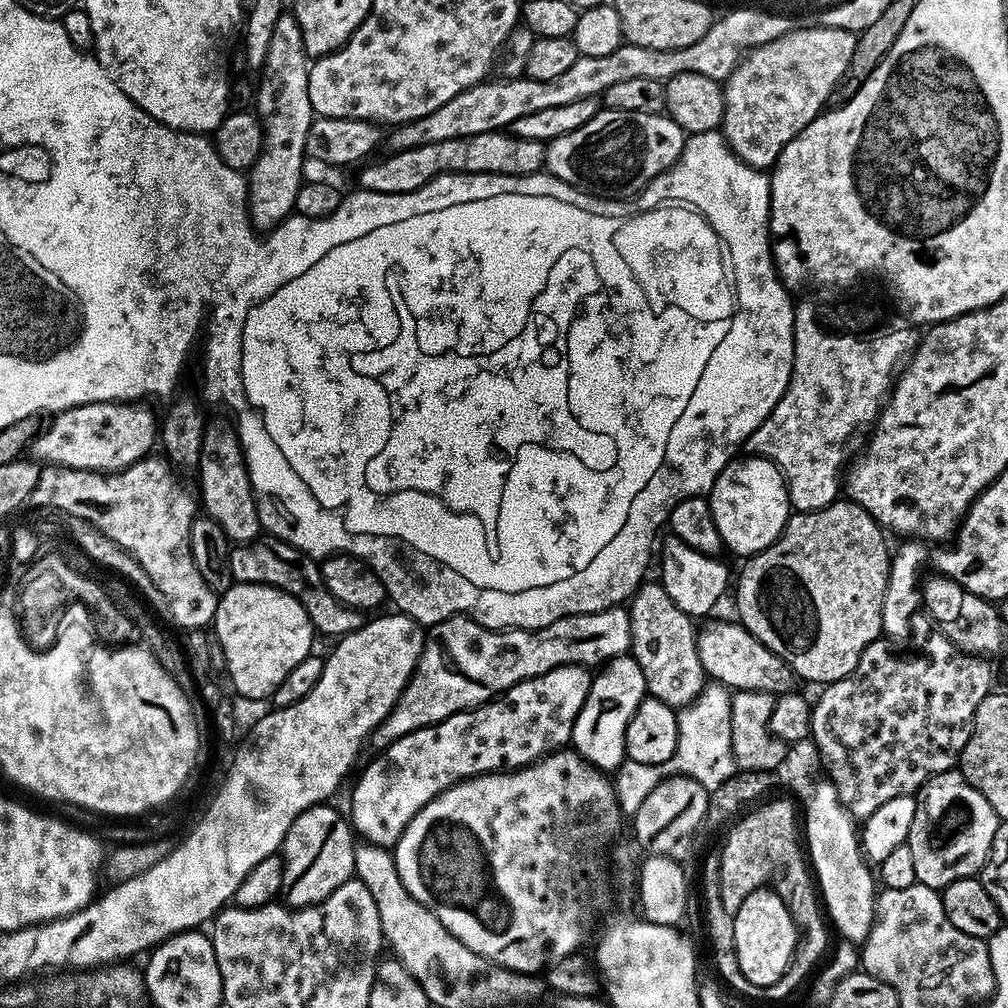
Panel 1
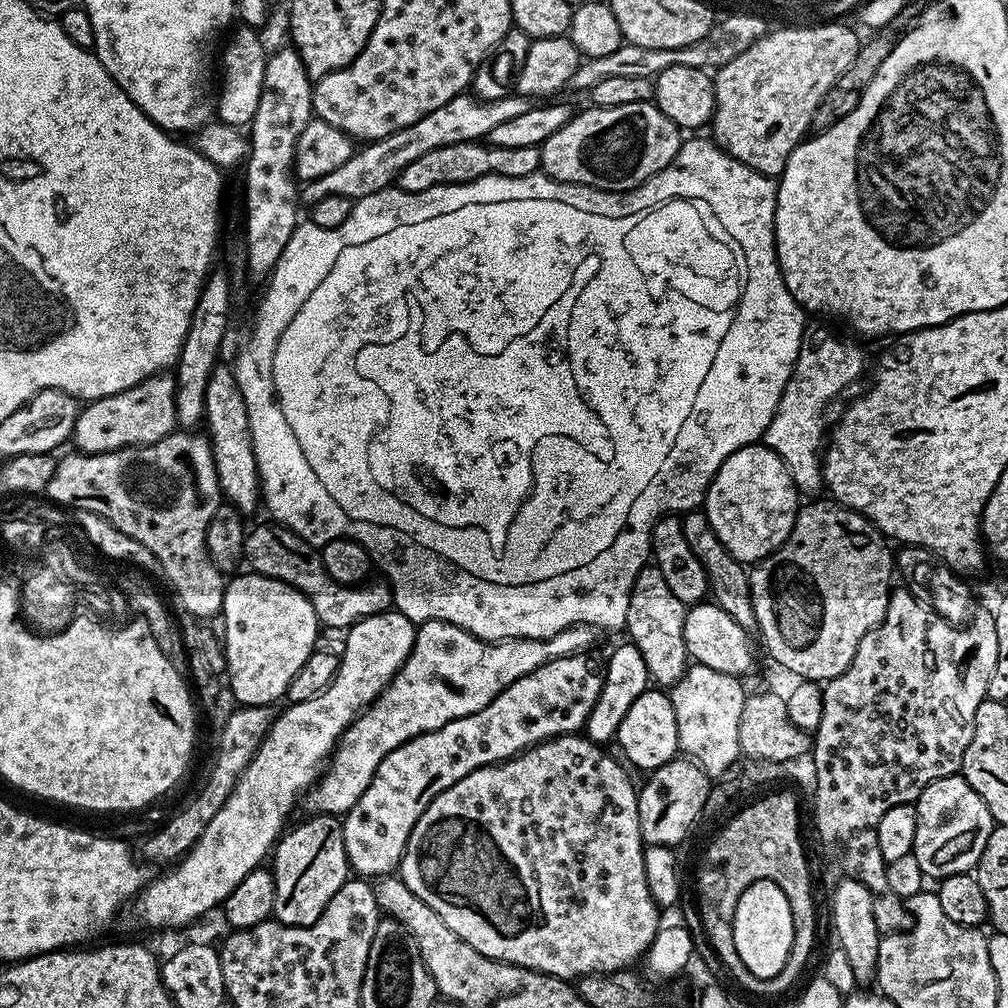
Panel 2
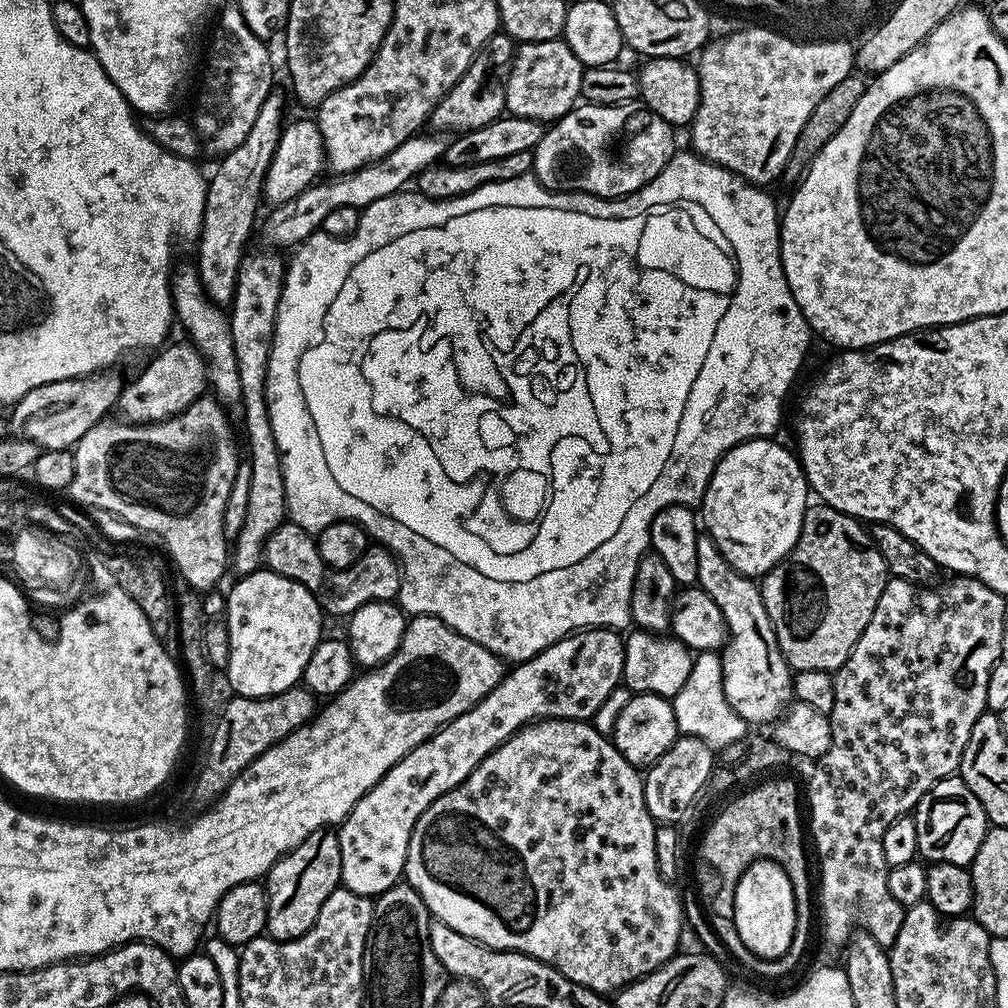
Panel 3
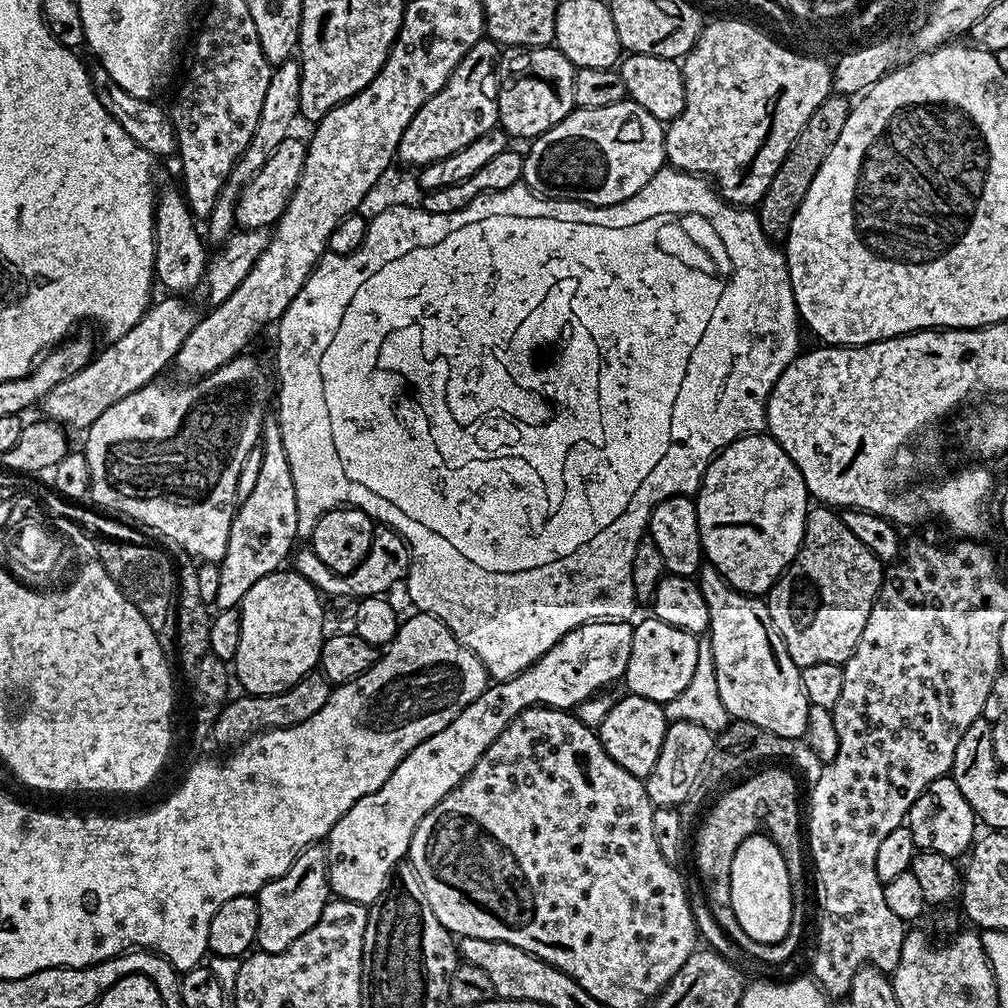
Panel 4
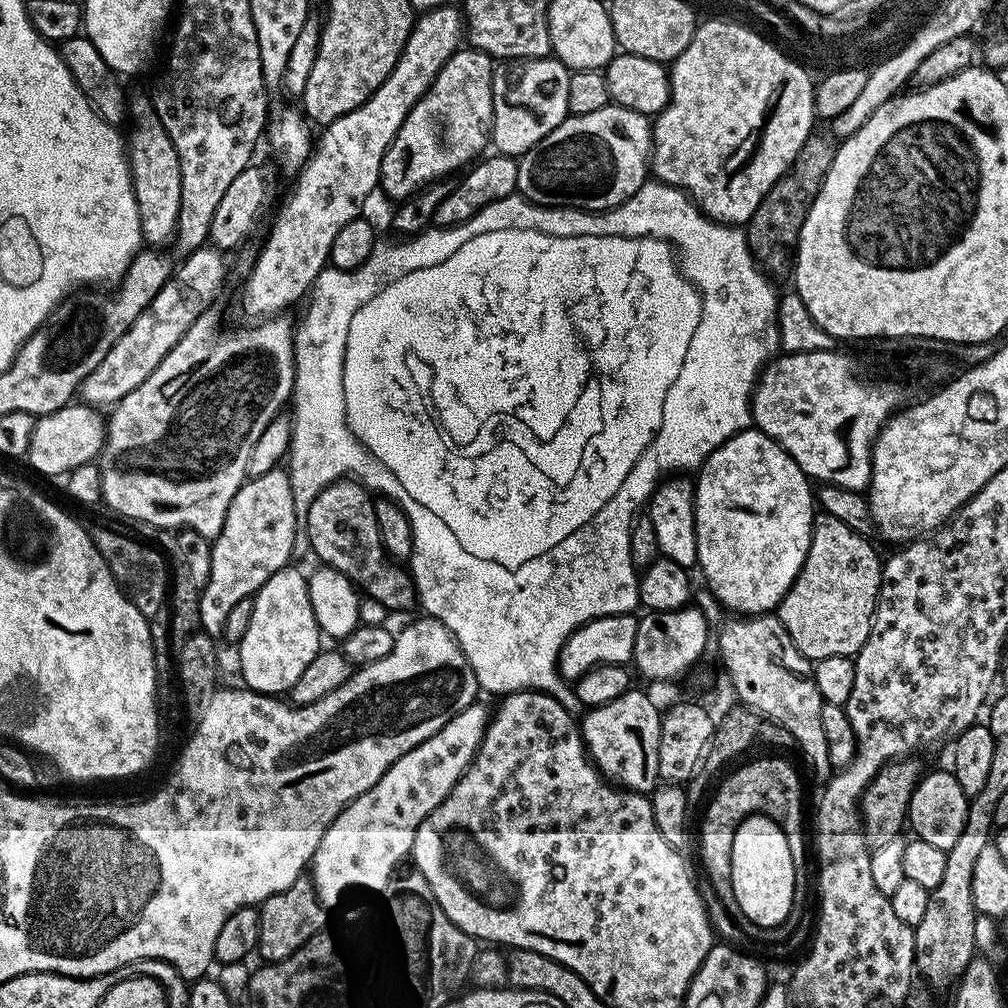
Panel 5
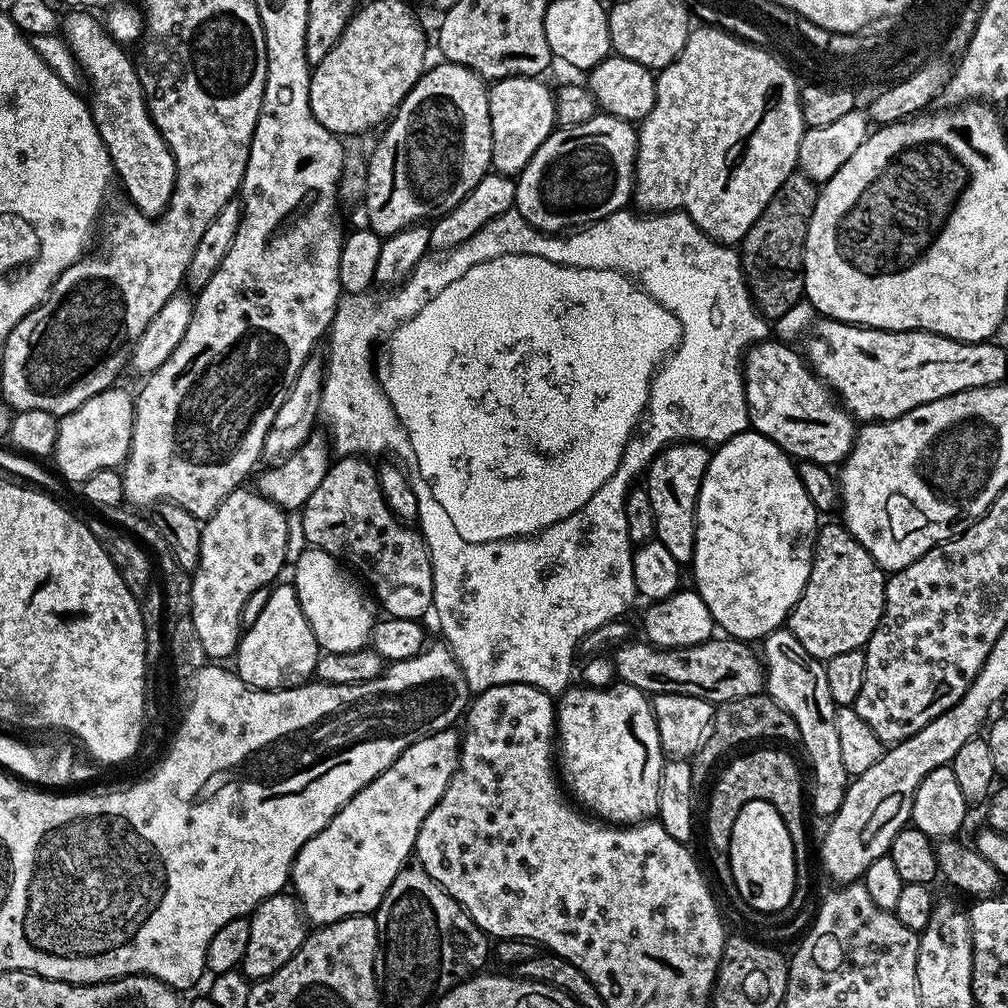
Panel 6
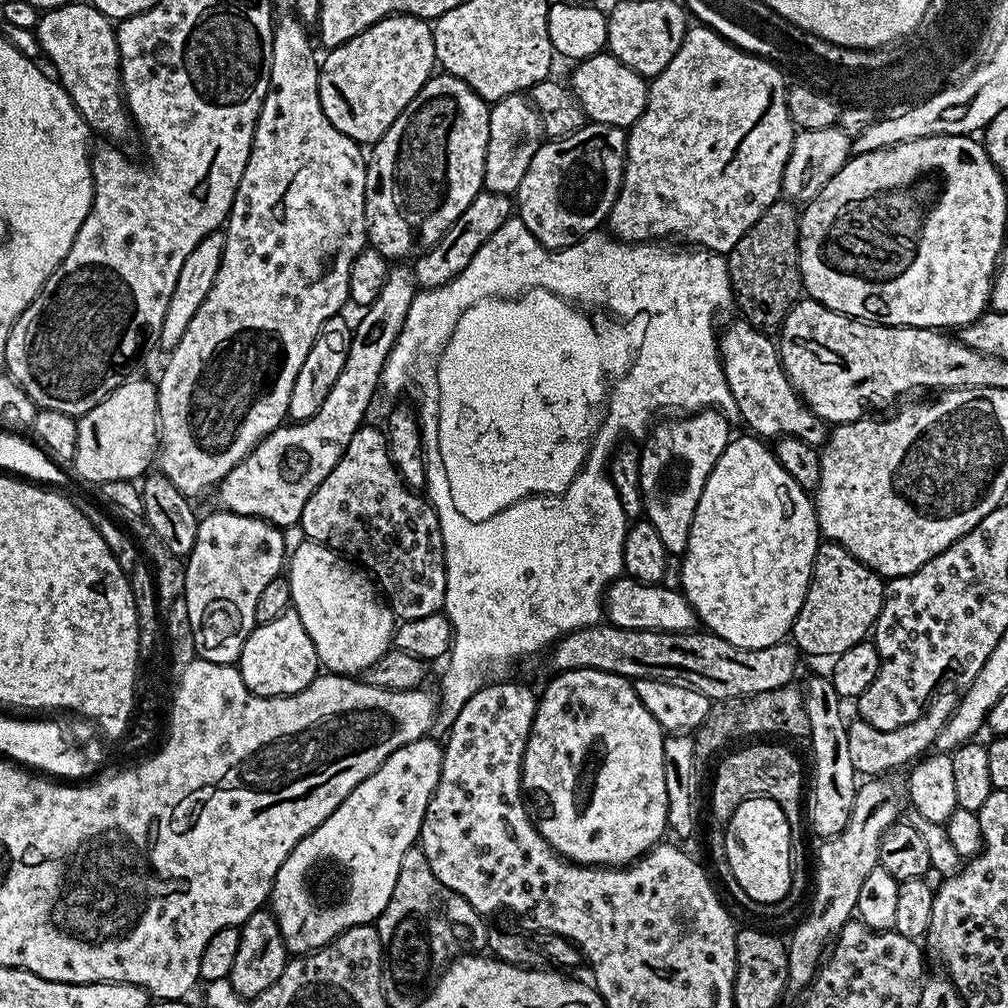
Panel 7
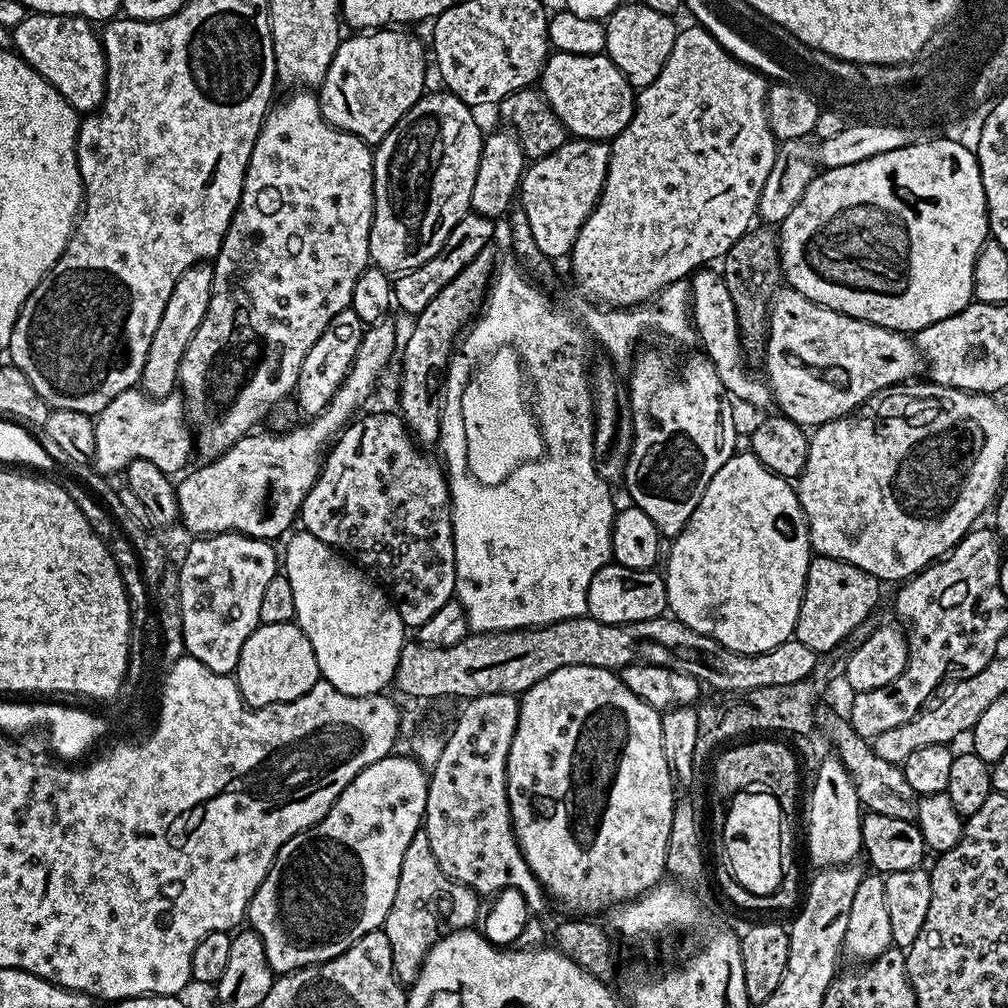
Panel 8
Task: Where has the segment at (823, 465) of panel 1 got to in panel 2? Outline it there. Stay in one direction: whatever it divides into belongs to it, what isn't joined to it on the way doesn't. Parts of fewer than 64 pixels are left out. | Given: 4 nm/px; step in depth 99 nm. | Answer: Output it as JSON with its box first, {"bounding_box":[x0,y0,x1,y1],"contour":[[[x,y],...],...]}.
{"bounding_box":[762,327,864,493],"contour":[[[805,327],[790,382],[786,382],[774,418],[762,437],[762,443],[786,462],[797,493],[821,491],[824,482],[822,449],[826,444],[824,411],[843,388],[850,387],[859,378],[863,368],[864,352],[858,345],[839,340],[831,327],[825,332],[811,332]]]}

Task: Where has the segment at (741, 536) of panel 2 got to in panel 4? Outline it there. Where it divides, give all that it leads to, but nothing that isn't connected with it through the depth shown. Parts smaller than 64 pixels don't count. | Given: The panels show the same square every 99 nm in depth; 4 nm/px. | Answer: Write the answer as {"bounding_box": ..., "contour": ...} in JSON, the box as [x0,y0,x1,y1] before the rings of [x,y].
{"bounding_box":[694,434,810,597],"contour":[[[767,434],[742,436],[732,444],[727,444],[708,463],[700,491],[694,499],[703,559],[714,565],[718,574],[722,574],[722,578],[726,578],[734,590],[745,592],[748,596],[763,597],[788,569],[804,537],[810,497],[798,466],[794,466],[786,450],[782,450],[774,437]]]}

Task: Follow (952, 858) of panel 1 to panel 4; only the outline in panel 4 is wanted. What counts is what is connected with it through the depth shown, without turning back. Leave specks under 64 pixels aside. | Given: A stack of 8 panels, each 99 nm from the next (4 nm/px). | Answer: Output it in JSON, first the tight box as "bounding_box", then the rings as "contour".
{"bounding_box":[906,775,978,858],"contour":[[[947,775],[939,776],[934,782],[930,782],[930,786],[916,799],[908,812],[906,826],[912,831],[917,849],[960,858],[974,843],[977,835],[976,820],[978,824],[978,813],[972,809],[962,790],[958,790],[951,775]]]}

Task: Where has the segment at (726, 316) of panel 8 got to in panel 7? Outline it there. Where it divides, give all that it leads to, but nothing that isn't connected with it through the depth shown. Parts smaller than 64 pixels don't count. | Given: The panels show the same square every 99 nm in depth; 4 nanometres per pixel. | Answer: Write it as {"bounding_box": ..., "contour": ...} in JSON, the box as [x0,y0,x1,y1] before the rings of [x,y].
{"bounding_box":[718,318,829,445],"contour":[[[736,318],[733,324],[725,328],[723,325],[718,339],[726,386],[730,386],[730,394],[734,394],[739,419],[744,419],[753,428],[749,429],[760,438],[795,436],[811,445],[823,445],[828,439],[829,425],[805,408],[784,372],[777,341],[769,333],[759,332],[742,318]]]}

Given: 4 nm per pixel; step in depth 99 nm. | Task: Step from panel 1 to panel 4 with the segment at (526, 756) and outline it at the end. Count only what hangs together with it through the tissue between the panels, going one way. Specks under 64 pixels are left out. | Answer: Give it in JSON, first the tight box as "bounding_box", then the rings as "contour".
{"bounding_box":[326,620,634,906],"contour":[[[594,620],[591,624],[583,624],[570,630],[525,672],[519,672],[511,680],[489,683],[484,693],[474,698],[470,706],[463,708],[454,718],[454,722],[450,722],[450,726],[438,730],[438,734],[414,746],[414,750],[410,750],[406,758],[398,762],[390,778],[386,778],[386,782],[382,782],[378,790],[354,802],[350,810],[346,810],[346,814],[342,814],[342,818],[338,818],[338,822],[334,822],[331,830],[328,831],[326,851],[328,853],[328,887],[331,895],[341,900],[371,906],[391,880],[397,864],[407,857],[408,847],[418,822],[422,822],[422,818],[431,808],[438,806],[438,802],[442,802],[442,798],[446,798],[450,790],[454,790],[467,778],[470,770],[478,762],[478,758],[486,754],[490,742],[494,742],[494,738],[498,738],[498,734],[506,730],[506,726],[521,710],[535,708],[537,705],[545,708],[574,710],[585,700],[593,699],[597,694],[603,693],[607,689],[604,688],[607,684],[612,684],[615,680],[619,681],[623,677],[626,666],[630,662],[630,646],[634,646],[632,629],[633,625],[627,620]]]}

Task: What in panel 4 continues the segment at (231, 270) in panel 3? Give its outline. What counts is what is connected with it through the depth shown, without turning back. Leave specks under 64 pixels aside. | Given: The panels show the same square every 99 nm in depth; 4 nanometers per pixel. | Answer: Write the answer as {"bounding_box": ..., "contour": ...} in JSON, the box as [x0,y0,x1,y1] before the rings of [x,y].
{"bounding_box":[206,58,300,246],"contour":[[[293,58],[275,65],[272,77],[270,78],[270,86],[266,86],[266,99],[262,102],[262,114],[258,114],[258,126],[256,127],[256,137],[248,143],[246,150],[238,158],[238,162],[232,168],[232,173],[228,176],[228,180],[222,186],[222,190],[218,194],[218,198],[214,202],[214,210],[210,210],[210,214],[206,218],[208,224],[208,232],[206,228],[206,236],[209,241],[213,240],[213,245],[219,246],[232,235],[237,227],[236,223],[236,200],[240,196],[240,189],[244,187],[246,182],[250,182],[250,178],[254,178],[254,174],[266,166],[266,158],[270,158],[270,154],[274,154],[274,150],[278,150],[278,142],[282,142],[293,131],[292,123],[298,120],[300,116],[300,61]]]}

